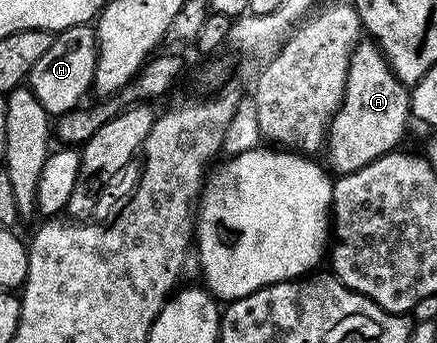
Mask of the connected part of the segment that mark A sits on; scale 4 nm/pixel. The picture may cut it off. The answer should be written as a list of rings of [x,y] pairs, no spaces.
[[[366,38],[355,44],[354,53],[350,56],[348,66],[348,78],[342,91],[342,105],[334,111],[334,117],[330,119],[328,135],[324,145],[325,151],[330,151],[331,169],[339,168],[339,173],[355,172],[364,166],[368,166],[376,158],[387,156],[395,151],[406,132],[406,123],[411,123],[410,114],[410,88],[400,83],[396,74],[386,61],[386,55],[378,48],[373,40]]]

